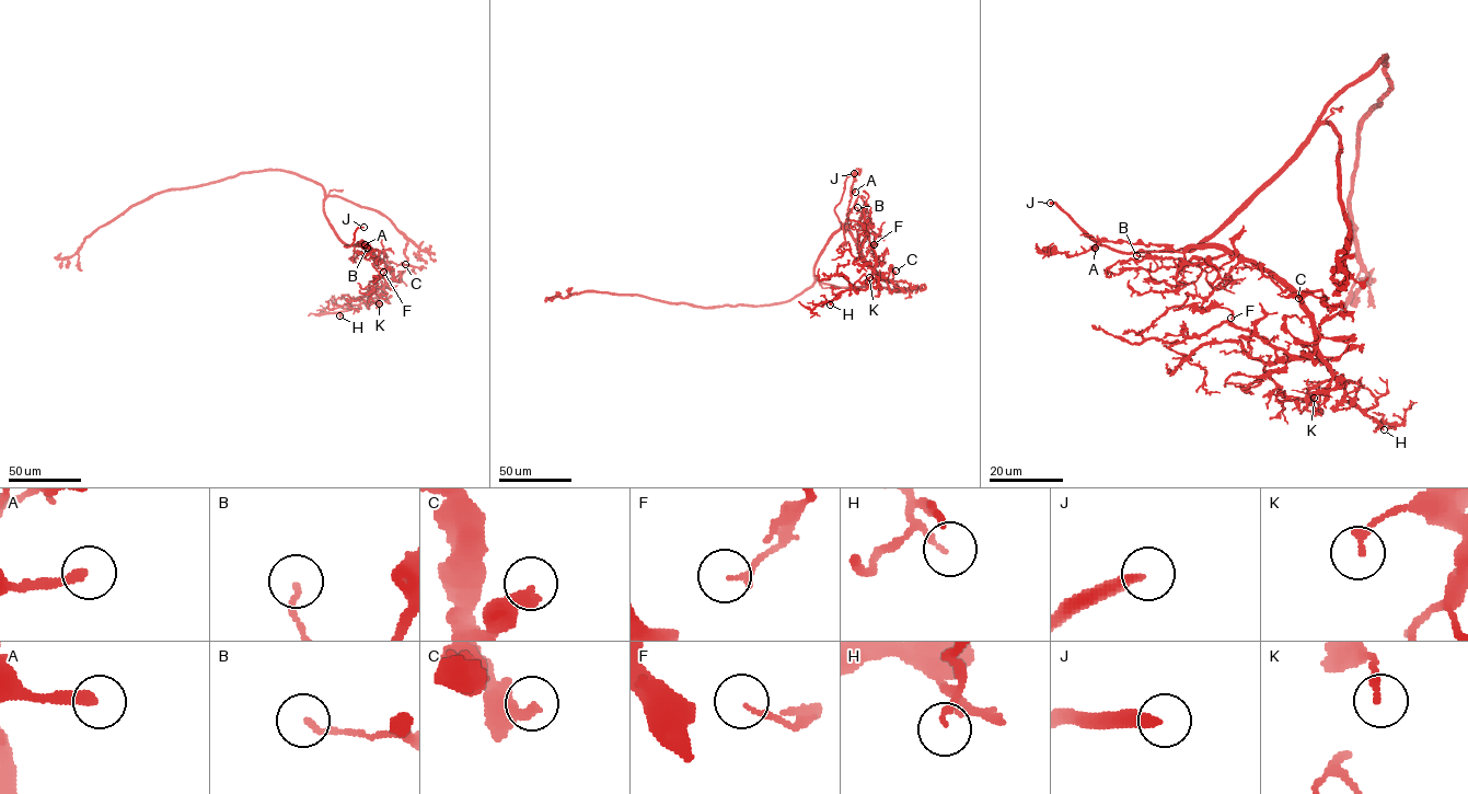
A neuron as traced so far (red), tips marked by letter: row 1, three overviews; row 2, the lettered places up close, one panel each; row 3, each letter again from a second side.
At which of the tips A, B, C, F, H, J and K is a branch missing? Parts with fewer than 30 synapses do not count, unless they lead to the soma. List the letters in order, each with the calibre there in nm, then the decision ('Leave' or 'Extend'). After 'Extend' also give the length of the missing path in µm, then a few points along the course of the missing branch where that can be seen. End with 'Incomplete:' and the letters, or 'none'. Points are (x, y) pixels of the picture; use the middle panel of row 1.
A: Thickness 280 nm. Extend. Missing length about 25 µm
B: Thickness 150 nm. Leave
C: Thickness 360 nm. Leave
F: Thickness 150 nm. Leave
H: Thickness 140 nm. Leave
J: Thickness 300 nm. Extend. Missing length about 30 µm. Course of what is missing: (854, 173), (859, 173), (880, 150)
K: Thickness 220 nm. Leave
Incomplete: A, J

